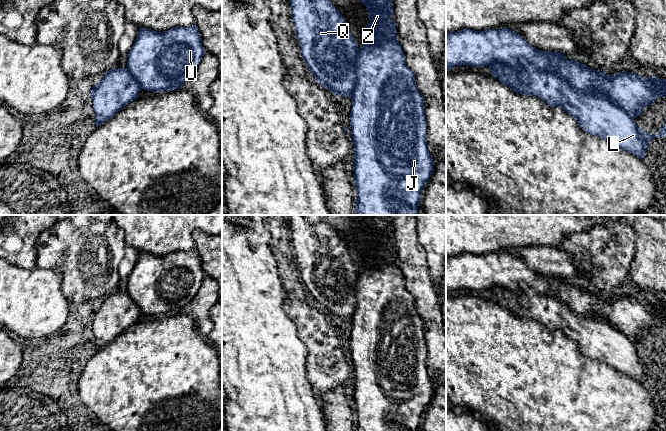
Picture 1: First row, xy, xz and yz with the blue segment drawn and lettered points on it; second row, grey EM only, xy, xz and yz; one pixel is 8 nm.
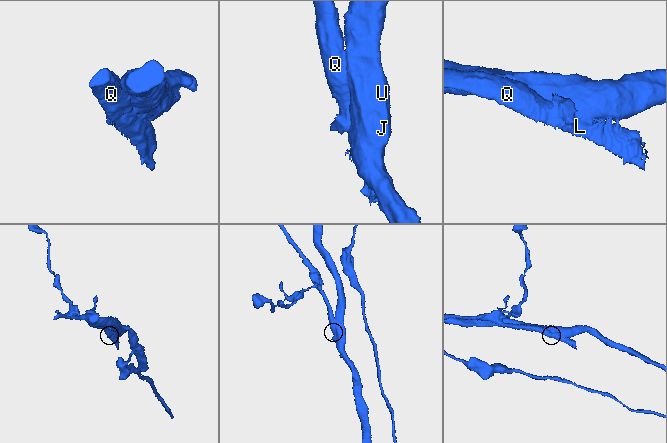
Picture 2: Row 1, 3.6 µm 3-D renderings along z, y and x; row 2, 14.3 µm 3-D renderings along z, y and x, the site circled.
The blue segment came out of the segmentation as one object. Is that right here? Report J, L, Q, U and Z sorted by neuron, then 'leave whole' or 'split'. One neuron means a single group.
J L Q U Z | leave whole

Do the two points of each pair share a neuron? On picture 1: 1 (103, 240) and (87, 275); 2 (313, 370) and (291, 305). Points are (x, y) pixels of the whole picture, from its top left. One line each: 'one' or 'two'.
1: one
2: one

